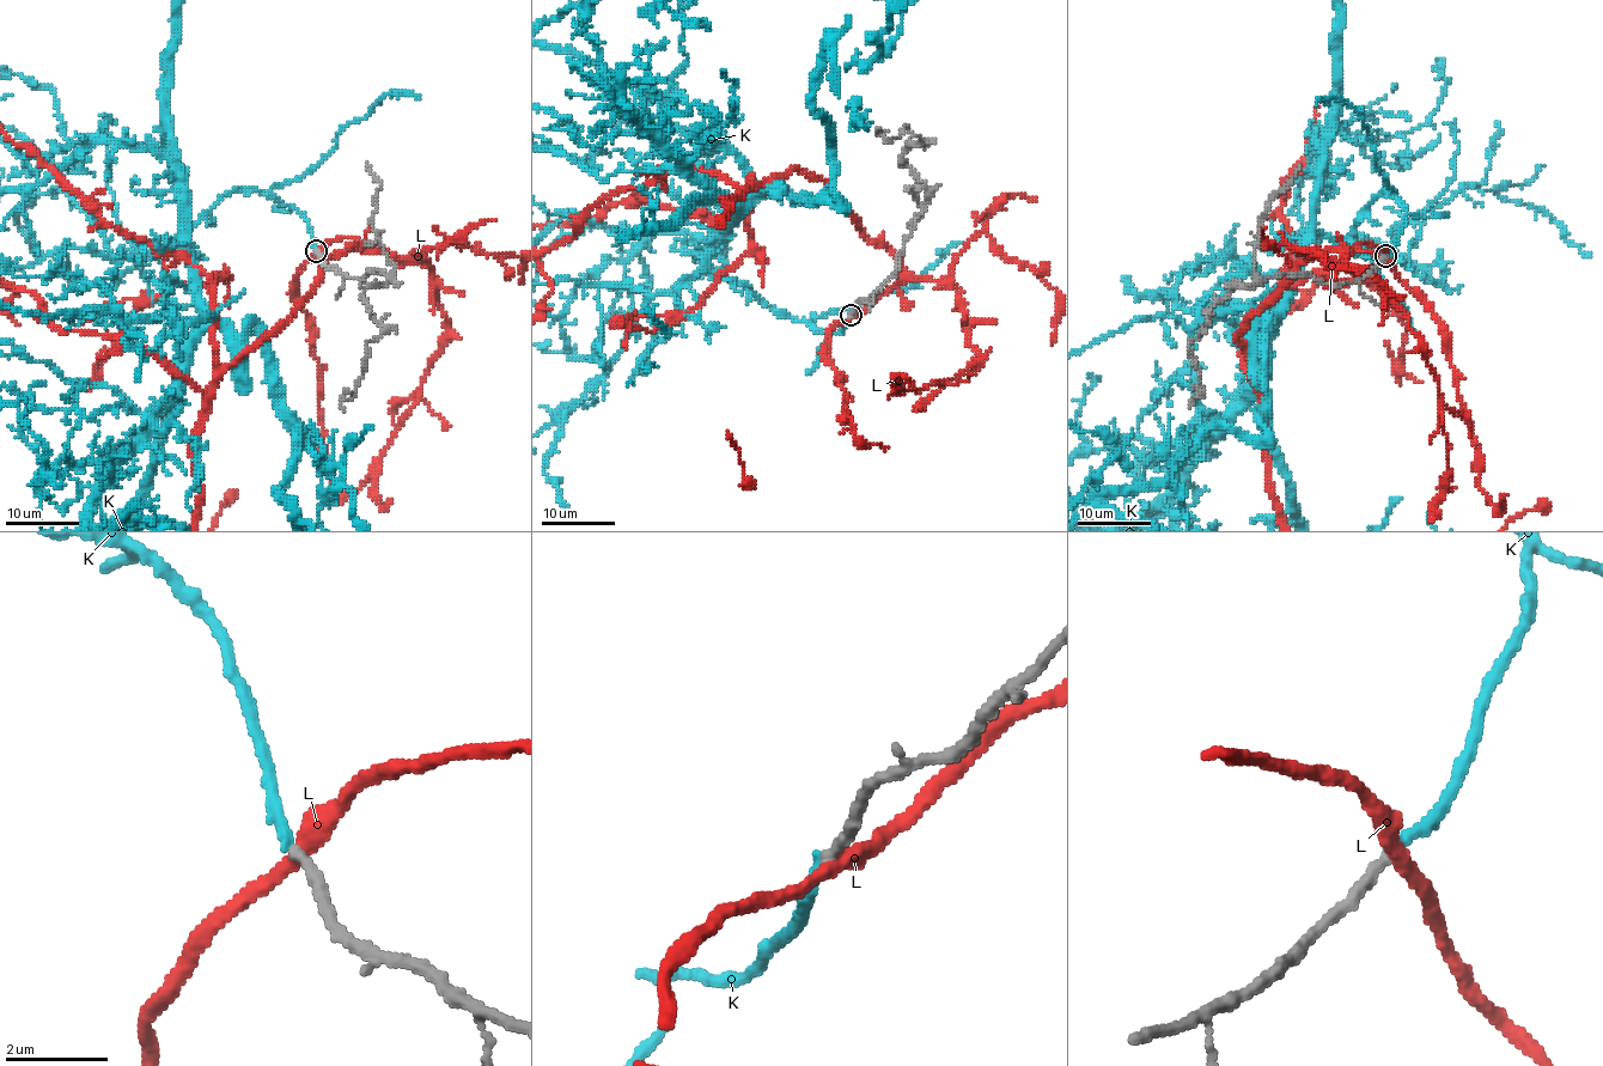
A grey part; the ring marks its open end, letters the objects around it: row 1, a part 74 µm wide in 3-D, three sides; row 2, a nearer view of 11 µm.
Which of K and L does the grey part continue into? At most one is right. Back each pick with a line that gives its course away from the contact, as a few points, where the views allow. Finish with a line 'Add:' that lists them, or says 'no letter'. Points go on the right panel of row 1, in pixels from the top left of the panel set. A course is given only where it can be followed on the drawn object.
Add: K

